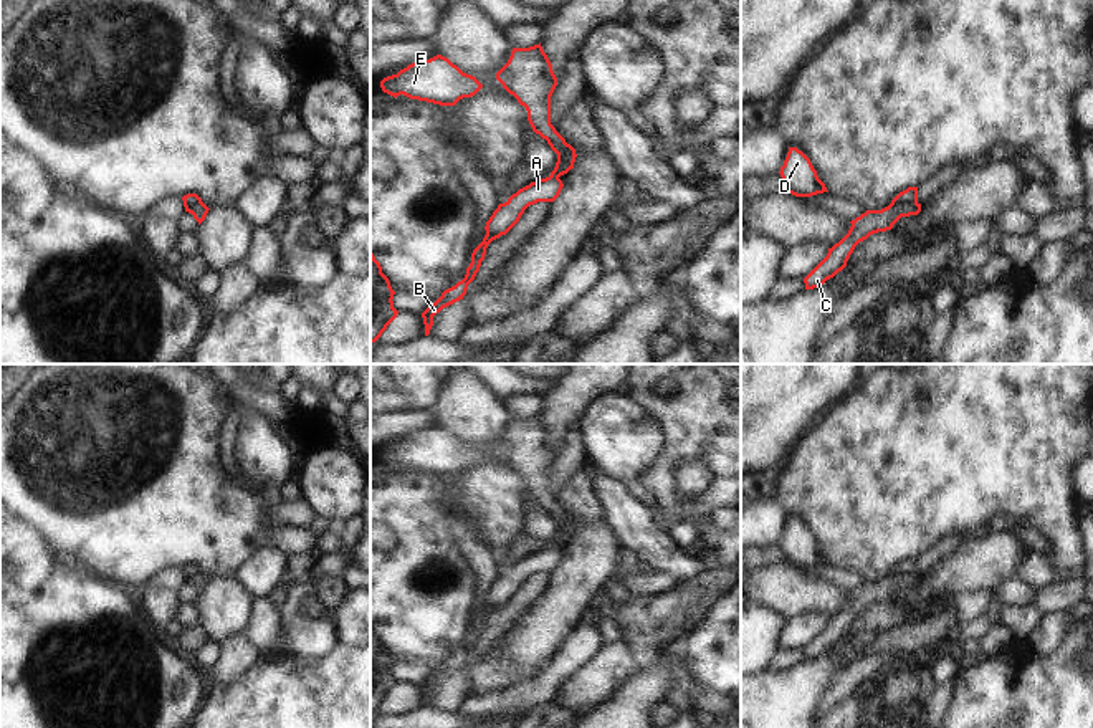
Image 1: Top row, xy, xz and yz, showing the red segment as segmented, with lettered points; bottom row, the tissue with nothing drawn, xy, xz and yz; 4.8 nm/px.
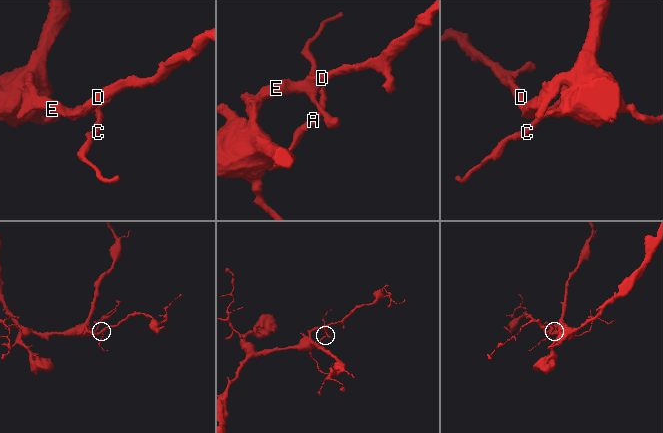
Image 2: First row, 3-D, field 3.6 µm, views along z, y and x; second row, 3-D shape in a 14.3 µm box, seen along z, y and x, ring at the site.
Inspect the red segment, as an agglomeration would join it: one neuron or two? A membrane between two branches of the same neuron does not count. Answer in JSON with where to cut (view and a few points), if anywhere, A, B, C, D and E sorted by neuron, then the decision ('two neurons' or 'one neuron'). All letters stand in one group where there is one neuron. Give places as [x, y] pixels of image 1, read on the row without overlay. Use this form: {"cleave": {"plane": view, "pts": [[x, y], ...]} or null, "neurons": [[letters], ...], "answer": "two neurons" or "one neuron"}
{"cleave": {"plane": "yz", "pts": [[916, 571], [890, 576]]}, "neurons": [["A", "B", "C"], ["D", "E"]], "answer": "two neurons"}

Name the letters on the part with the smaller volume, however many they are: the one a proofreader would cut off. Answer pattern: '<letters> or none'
A, B, C

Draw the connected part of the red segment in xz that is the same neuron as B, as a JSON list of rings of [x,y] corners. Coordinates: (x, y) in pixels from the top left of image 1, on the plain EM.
[[[567,515],[564,524],[557,526],[556,538],[549,548],[531,553],[529,556],[513,564],[504,574],[498,576],[498,579],[486,592],[486,606],[483,612],[471,624],[471,634],[466,639],[465,649],[455,657],[445,660],[441,667],[422,683],[425,706],[430,705],[430,700],[433,697],[433,687],[437,683],[463,670],[468,655],[475,650],[476,644],[480,642],[488,615],[501,606],[506,606],[519,592],[521,586],[529,576],[534,576],[537,572],[554,572],[559,568],[564,558],[559,548],[569,543],[569,531],[574,528],[577,528],[575,520]]]

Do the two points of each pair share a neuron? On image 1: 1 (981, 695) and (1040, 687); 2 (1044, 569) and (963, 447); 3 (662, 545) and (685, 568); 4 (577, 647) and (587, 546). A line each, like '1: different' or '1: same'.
1: same
2: different
3: same
4: different

